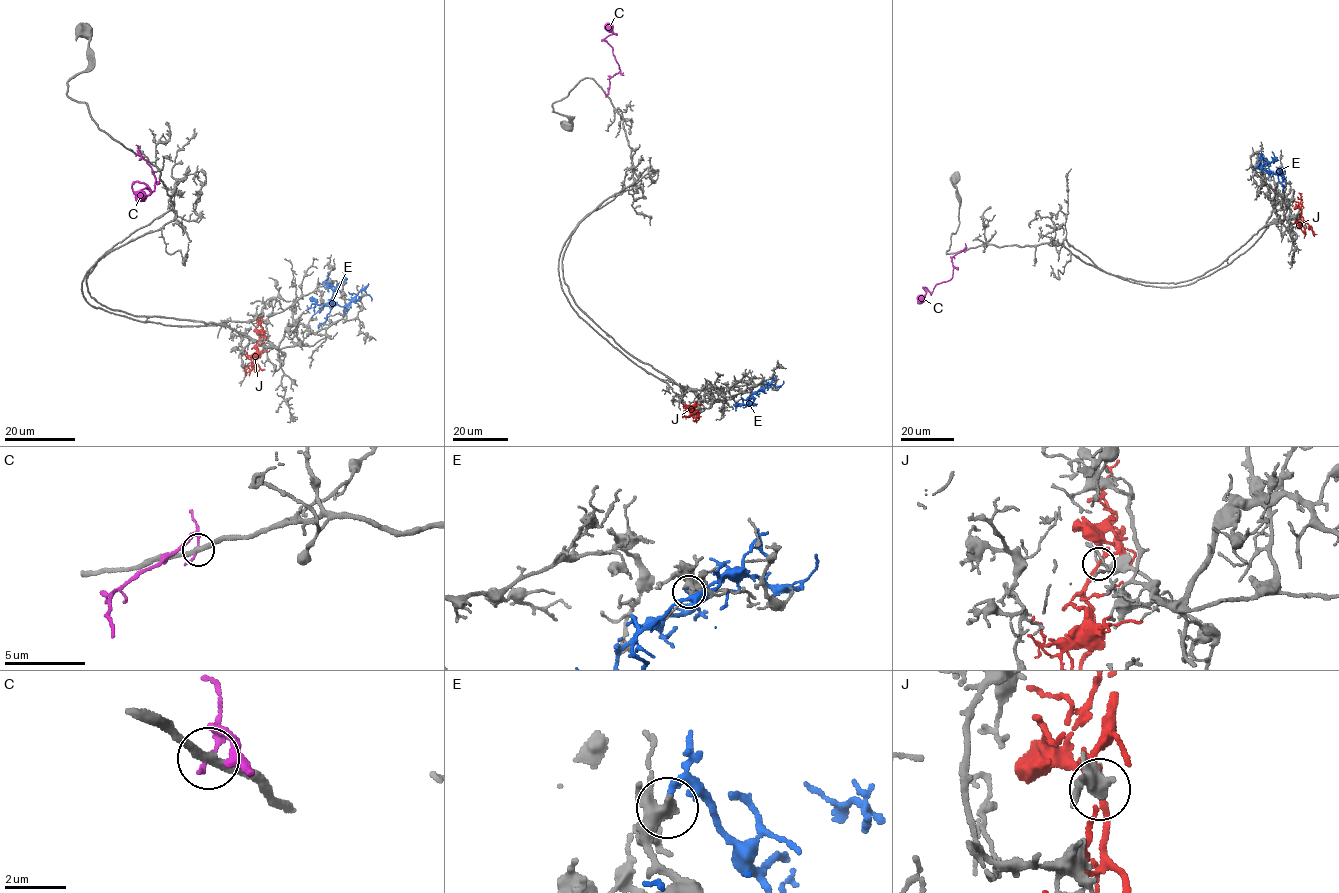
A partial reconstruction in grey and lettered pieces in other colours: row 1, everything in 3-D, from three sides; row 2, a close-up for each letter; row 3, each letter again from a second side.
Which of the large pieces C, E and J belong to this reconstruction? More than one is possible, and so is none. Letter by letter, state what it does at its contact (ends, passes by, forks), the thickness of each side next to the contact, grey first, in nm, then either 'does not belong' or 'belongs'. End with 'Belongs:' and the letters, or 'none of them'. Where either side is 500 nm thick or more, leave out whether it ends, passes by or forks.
C: it forks | 280/100 nm | does not belong
E: it passes by | 320/170 nm | does not belong
J: it forks | 300/160 nm | does not belong
Belongs: none of them

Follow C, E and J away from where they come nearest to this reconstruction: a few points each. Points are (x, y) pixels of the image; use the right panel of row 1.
C: (966, 250), (952, 257), (952, 276), (937, 284), (931, 293), (923, 287), (925, 292), (917, 303)
E: (1259, 159), (1261, 157), (1272, 173), (1268, 173), (1262, 168), (1261, 158), (1259, 164)
J: (1301, 210), (1304, 232)

